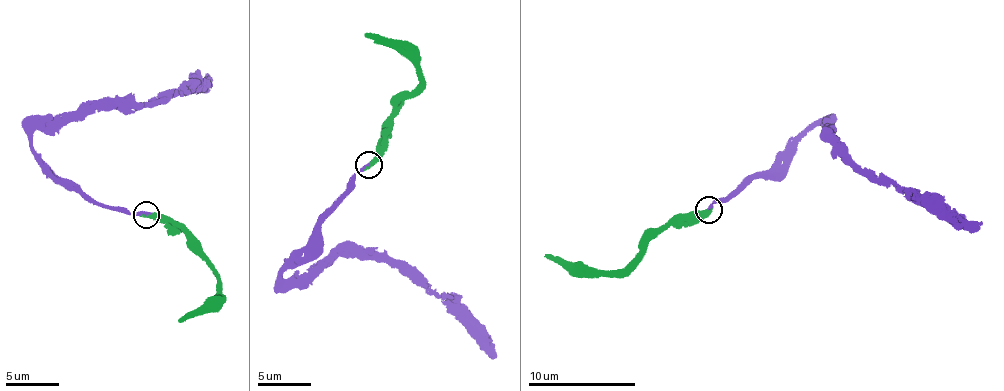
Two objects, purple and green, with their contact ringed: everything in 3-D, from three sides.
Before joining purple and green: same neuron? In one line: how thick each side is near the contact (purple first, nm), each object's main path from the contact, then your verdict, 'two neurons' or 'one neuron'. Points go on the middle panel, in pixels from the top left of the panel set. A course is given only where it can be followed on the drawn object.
300 nm thick on the purple side, 320 nm on the other; purple runs (368, 164), (324, 217), (321, 243), (279, 277), (313, 276), (339, 256), (383, 254), (447, 303), (495, 358); green runs (371, 164), (390, 122), (394, 99), (418, 87), (420, 76), (418, 66), (365, 34); one neuron

